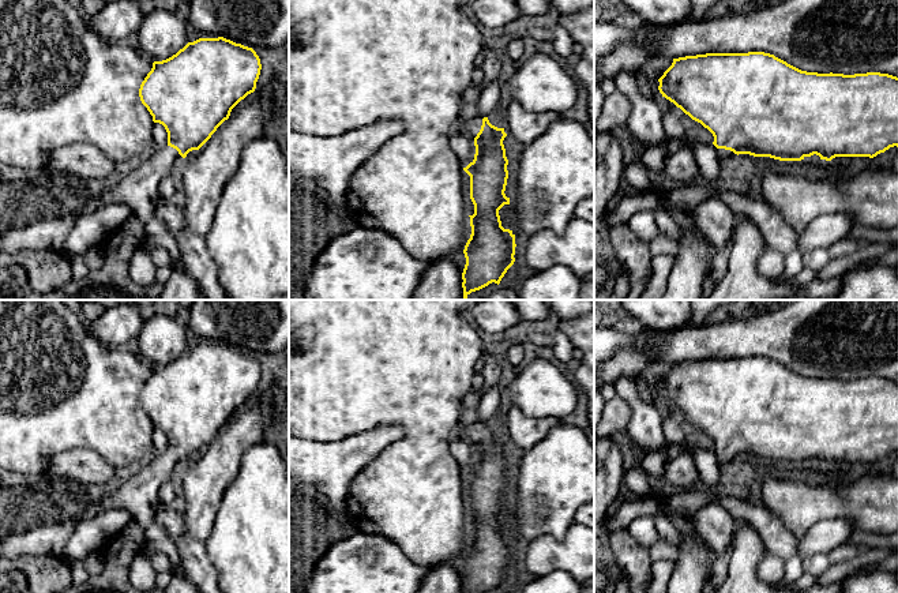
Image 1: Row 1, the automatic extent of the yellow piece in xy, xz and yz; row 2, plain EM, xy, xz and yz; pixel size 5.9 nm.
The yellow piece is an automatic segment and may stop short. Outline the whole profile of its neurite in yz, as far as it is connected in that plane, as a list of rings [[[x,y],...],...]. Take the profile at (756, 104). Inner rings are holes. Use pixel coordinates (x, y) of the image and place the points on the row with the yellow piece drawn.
[[[764,52],[706,53],[673,59],[658,82],[662,97],[713,134],[725,172],[737,164],[740,154],[779,161],[801,161],[816,154],[831,161],[835,157],[873,158],[898,147],[898,78],[888,74],[818,74],[801,71]]]

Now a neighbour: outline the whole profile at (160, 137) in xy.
[[[153,123],[153,142],[151,146],[155,149],[165,147],[168,145],[168,132],[159,123]]]

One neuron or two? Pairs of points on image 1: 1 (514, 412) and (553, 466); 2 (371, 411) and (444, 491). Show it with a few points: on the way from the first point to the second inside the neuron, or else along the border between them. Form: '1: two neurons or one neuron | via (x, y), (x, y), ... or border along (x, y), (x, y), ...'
1: two neurons | border along (562, 424), (558, 424), (526, 450)
2: one neuron | via (397, 411), (424, 438), (424, 465)

